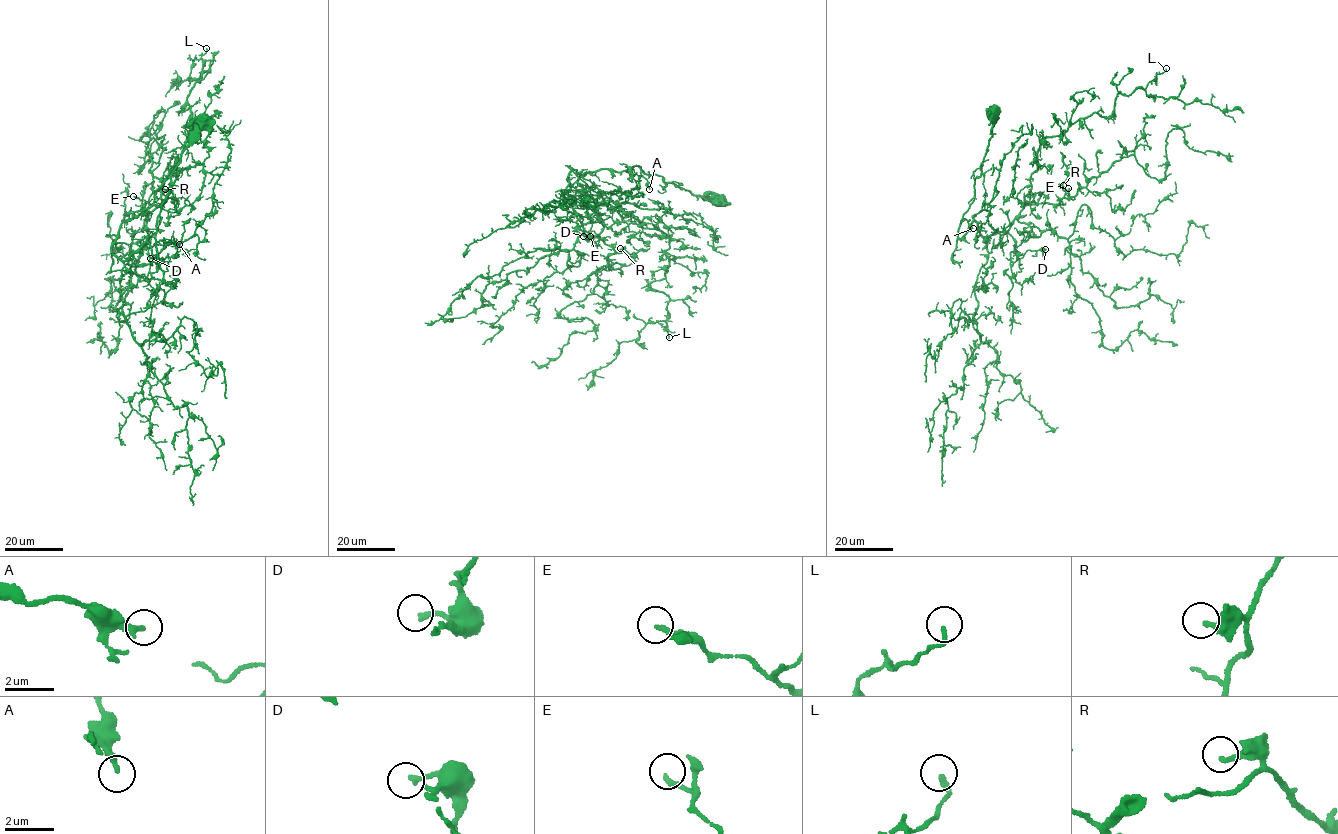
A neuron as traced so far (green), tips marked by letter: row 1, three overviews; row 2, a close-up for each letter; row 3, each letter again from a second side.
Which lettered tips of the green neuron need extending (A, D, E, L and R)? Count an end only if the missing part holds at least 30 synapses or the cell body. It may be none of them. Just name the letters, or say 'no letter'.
no letter

